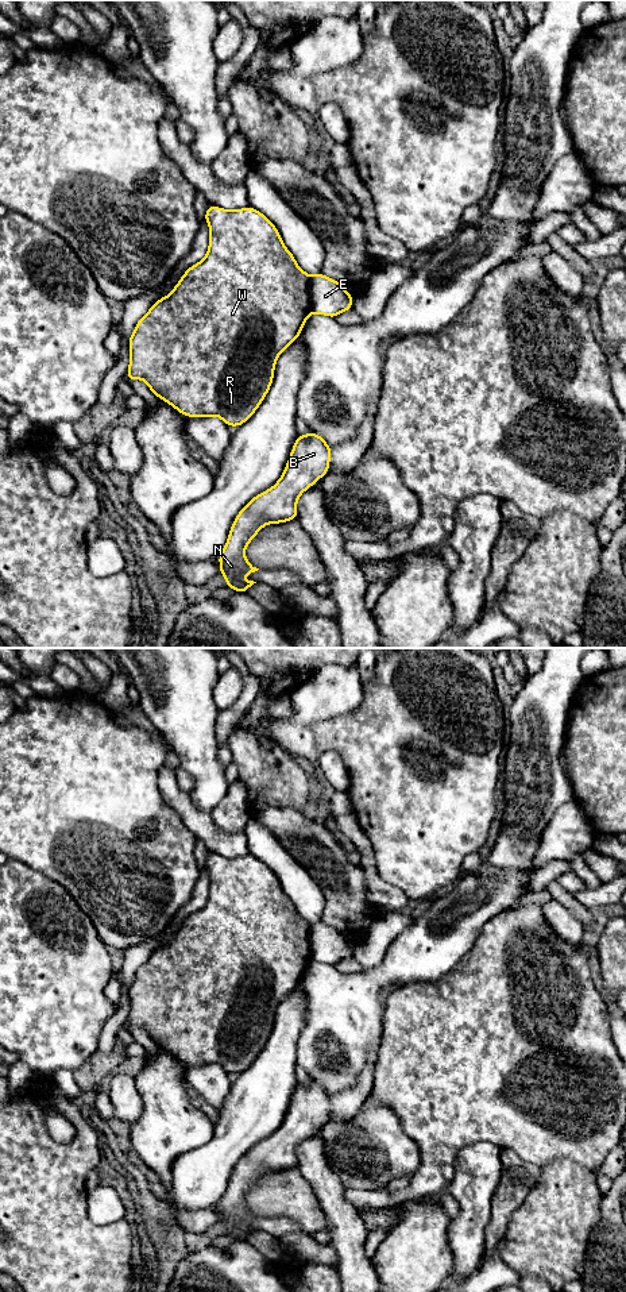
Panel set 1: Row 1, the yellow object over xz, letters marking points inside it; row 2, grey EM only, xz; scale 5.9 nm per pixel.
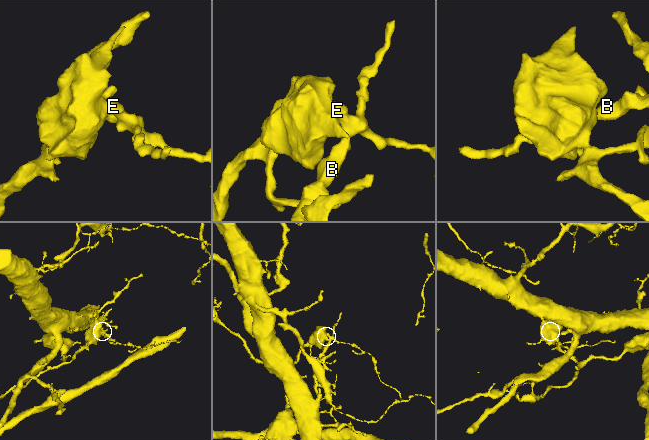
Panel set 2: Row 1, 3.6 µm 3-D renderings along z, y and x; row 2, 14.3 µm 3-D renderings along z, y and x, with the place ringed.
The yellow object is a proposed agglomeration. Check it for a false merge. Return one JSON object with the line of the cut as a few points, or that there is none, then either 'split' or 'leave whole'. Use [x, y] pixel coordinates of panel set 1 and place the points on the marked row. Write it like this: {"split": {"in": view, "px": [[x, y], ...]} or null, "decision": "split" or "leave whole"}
{"split": {"in": "xz", "px": [[309, 277], [312, 311]]}, "decision": "split"}

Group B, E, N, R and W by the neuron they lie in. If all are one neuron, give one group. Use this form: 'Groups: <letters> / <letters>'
Groups: B E N / R W

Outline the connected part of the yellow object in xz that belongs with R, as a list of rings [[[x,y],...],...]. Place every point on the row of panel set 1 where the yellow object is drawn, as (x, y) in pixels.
[[[209,205],[205,212],[205,221],[209,225],[209,247],[206,255],[198,263],[190,266],[174,286],[171,293],[152,304],[150,311],[136,323],[128,340],[130,366],[127,379],[143,379],[148,389],[161,400],[171,405],[186,417],[220,417],[228,427],[240,427],[259,408],[267,396],[273,379],[278,356],[283,350],[295,342],[312,313],[310,309],[310,275],[306,274],[295,262],[294,255],[286,248],[277,227],[259,211],[252,207],[243,209],[223,209]]]

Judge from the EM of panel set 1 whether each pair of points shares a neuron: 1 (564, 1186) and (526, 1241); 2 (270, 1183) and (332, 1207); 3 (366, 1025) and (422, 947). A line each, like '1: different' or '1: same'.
1: same
2: different
3: same

